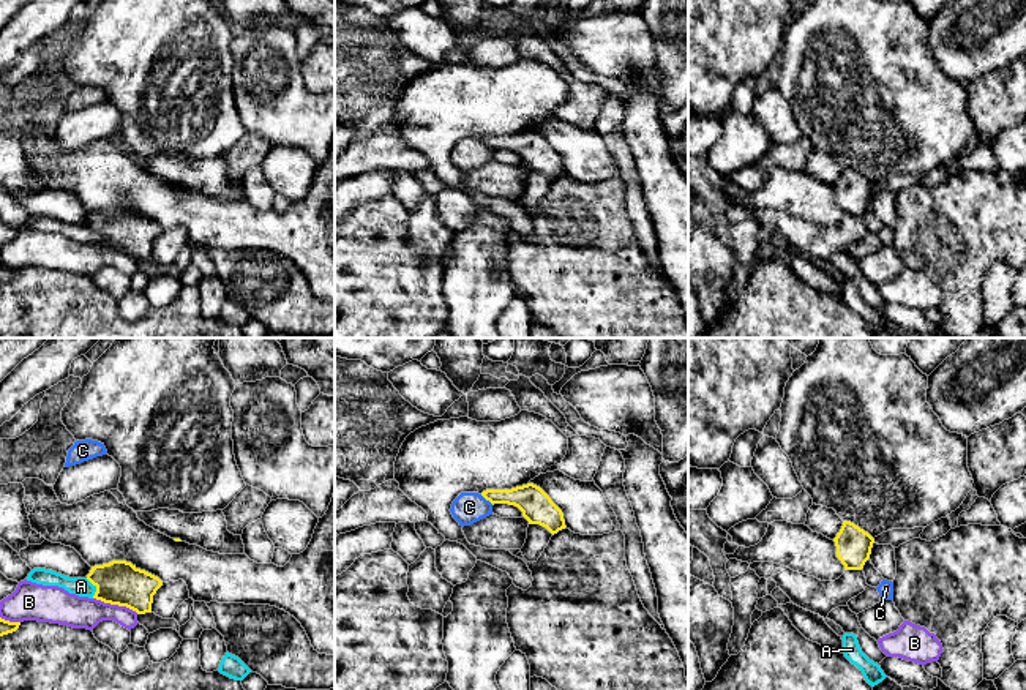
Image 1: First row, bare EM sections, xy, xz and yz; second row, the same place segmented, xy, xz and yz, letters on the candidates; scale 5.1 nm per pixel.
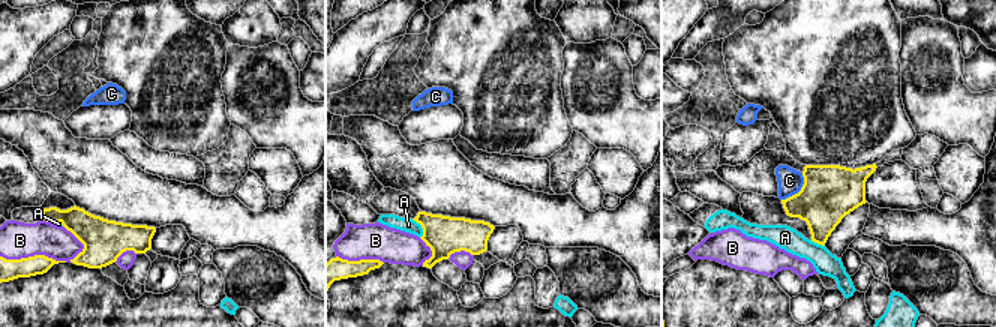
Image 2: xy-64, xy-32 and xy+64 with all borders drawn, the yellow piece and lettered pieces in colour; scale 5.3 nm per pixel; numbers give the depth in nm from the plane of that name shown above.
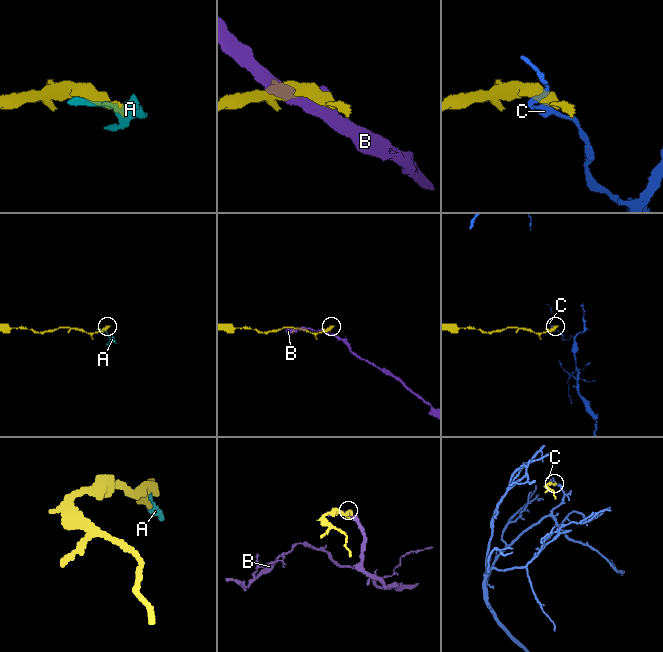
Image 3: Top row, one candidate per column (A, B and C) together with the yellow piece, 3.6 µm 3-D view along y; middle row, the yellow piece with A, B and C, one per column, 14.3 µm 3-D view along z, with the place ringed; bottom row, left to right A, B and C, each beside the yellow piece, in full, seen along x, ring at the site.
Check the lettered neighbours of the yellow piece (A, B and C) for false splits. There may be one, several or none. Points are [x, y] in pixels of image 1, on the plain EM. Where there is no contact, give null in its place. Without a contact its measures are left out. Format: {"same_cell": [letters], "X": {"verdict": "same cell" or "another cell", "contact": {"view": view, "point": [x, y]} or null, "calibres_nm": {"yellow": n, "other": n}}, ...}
{"same_cell": [], "A": {"verdict": "another cell", "contact": {"view": "xy", "point": [97, 234]}, "calibres_nm": {"yellow": 220, "other": 100}}, "B": {"verdict": "another cell", "contact": {"view": "xy", "point": [116, 250]}, "calibres_nm": {"yellow": 220, "other": 160}}, "C": {"verdict": "another cell", "contact": {"view": "xz", "point": [486, 146]}, "calibres_nm": {"yellow": 160, "other": 160}}}

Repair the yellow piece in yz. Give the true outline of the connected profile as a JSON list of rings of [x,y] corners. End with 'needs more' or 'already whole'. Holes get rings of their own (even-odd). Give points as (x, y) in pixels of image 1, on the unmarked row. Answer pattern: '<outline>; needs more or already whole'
[[[843,167],[843,172],[833,185],[837,204],[844,212],[844,216],[862,216],[870,205],[874,185],[851,167]]]; already whole

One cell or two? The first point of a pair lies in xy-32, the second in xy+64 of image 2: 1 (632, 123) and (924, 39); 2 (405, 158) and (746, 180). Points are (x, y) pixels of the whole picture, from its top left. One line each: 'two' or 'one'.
1: one
2: one

